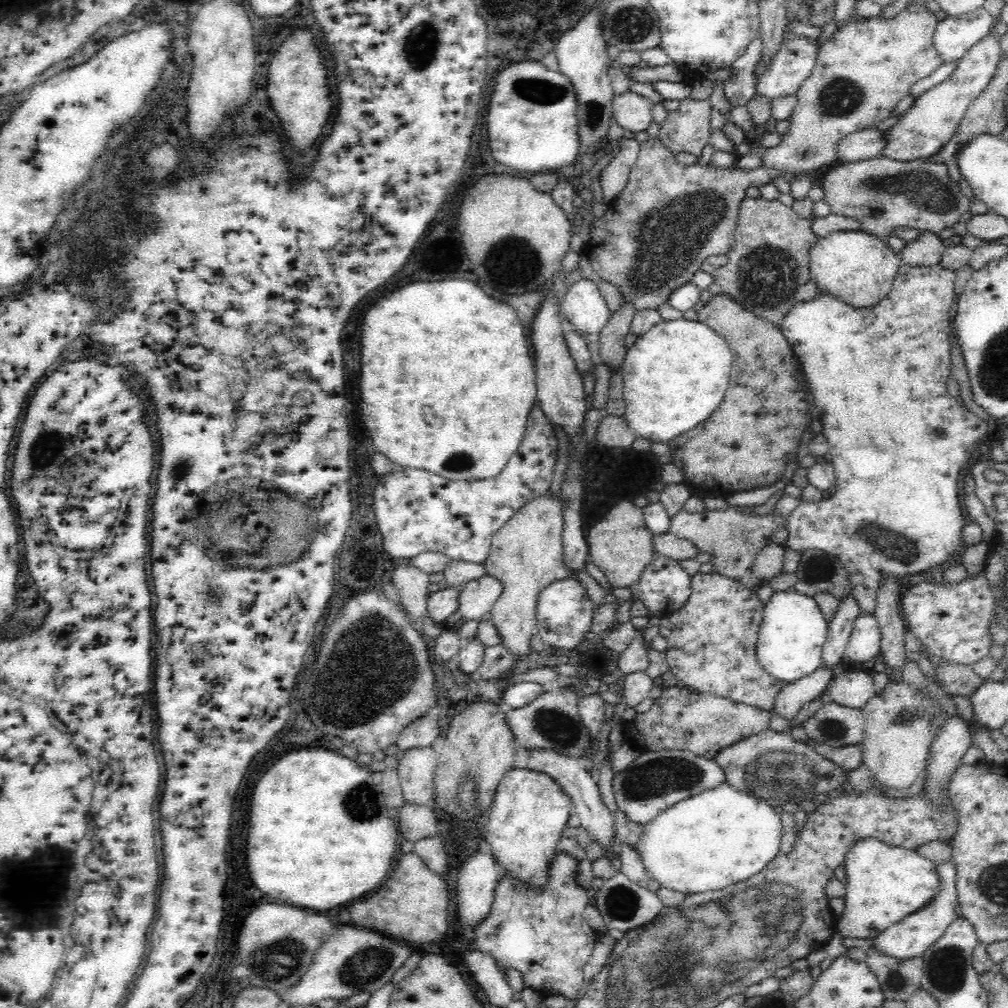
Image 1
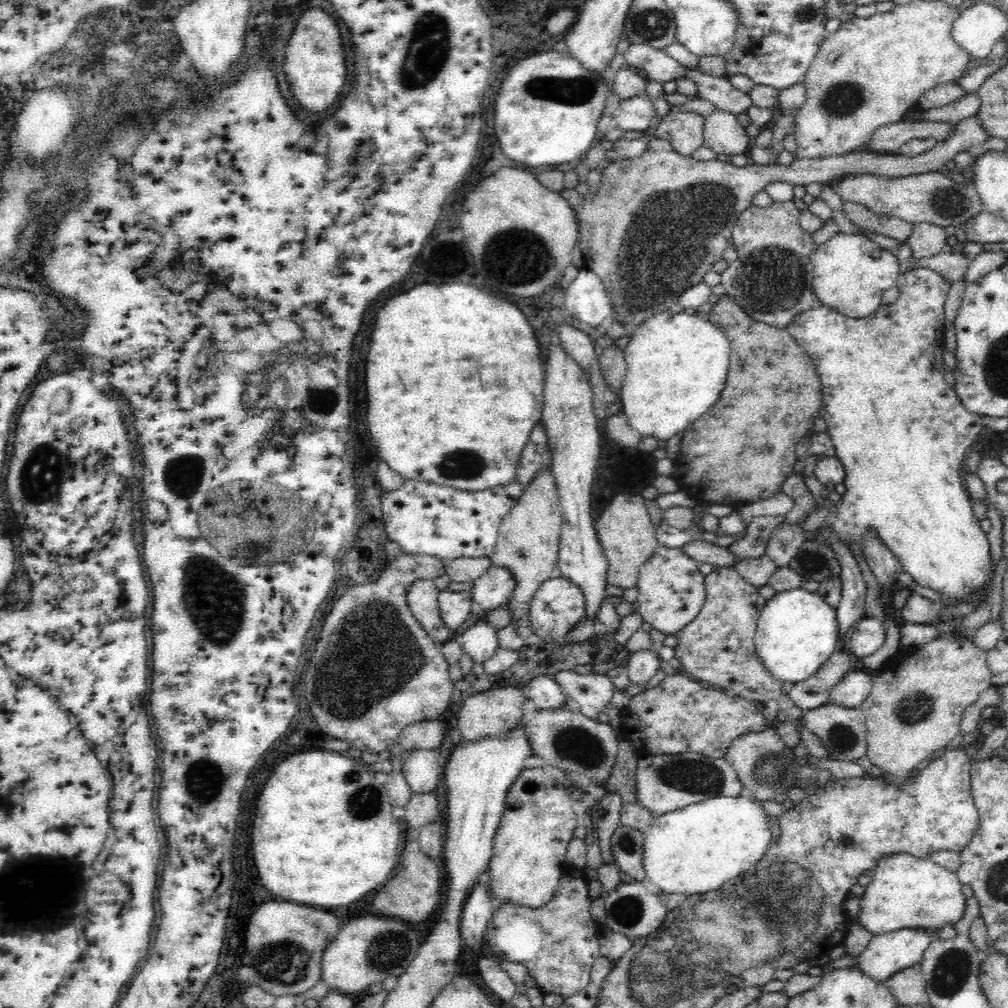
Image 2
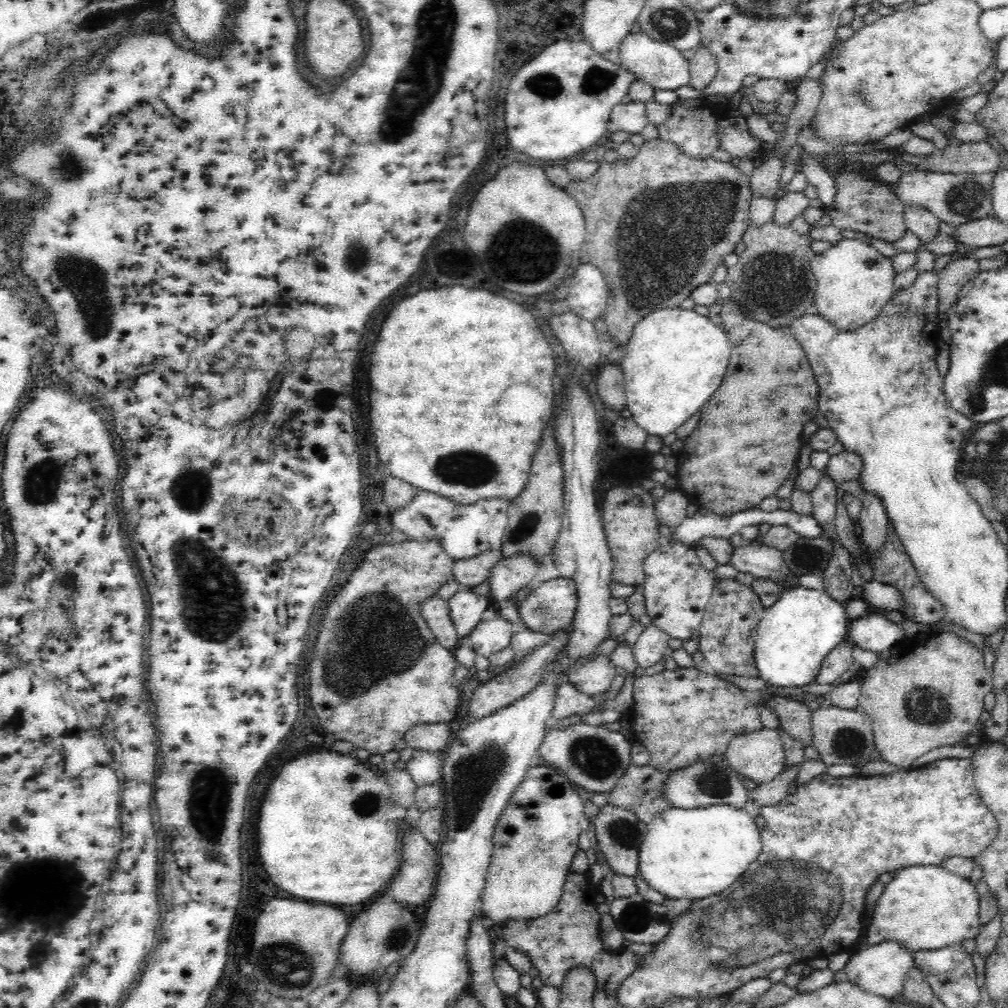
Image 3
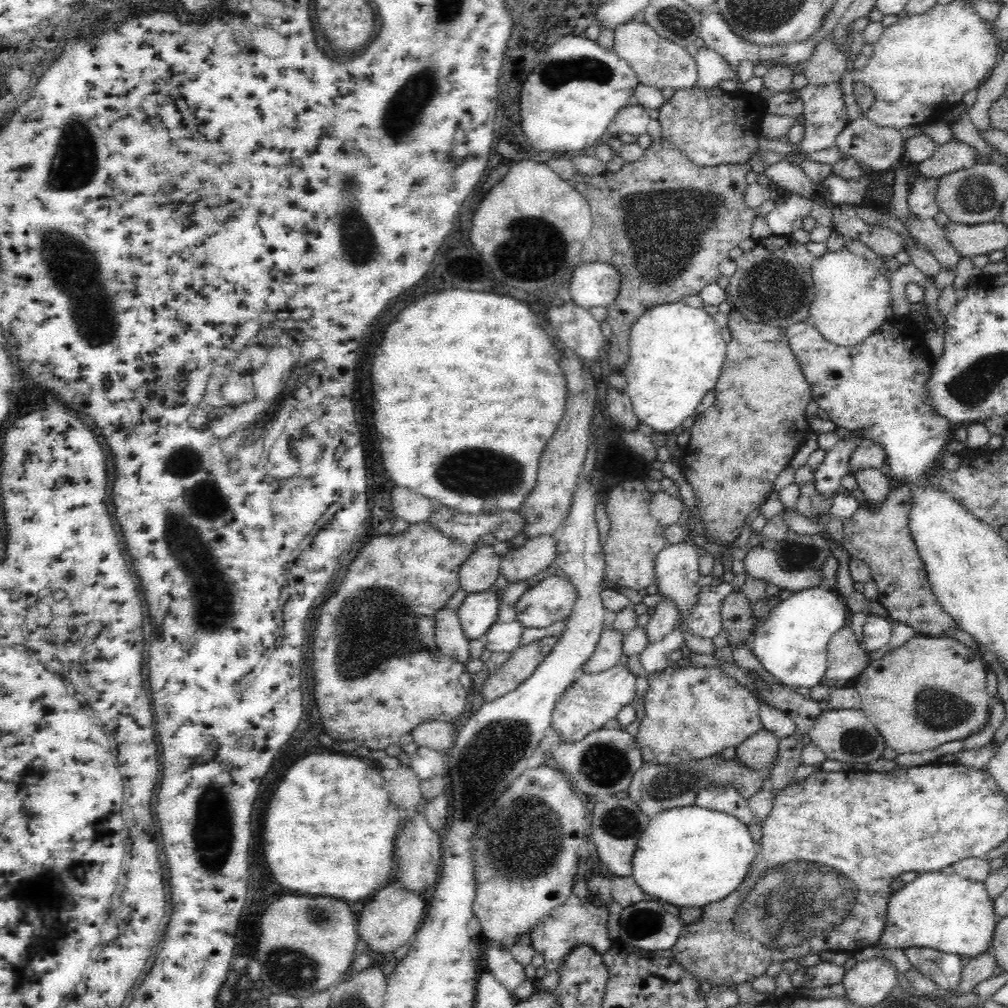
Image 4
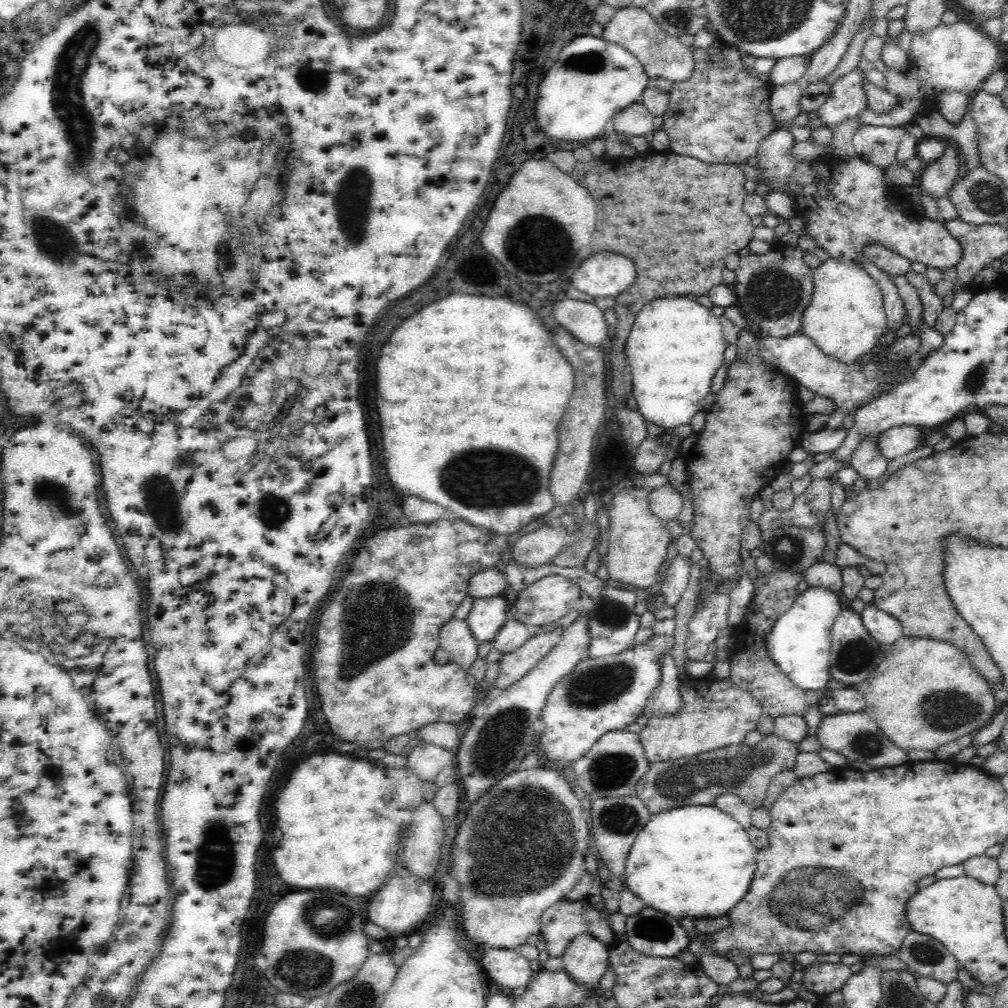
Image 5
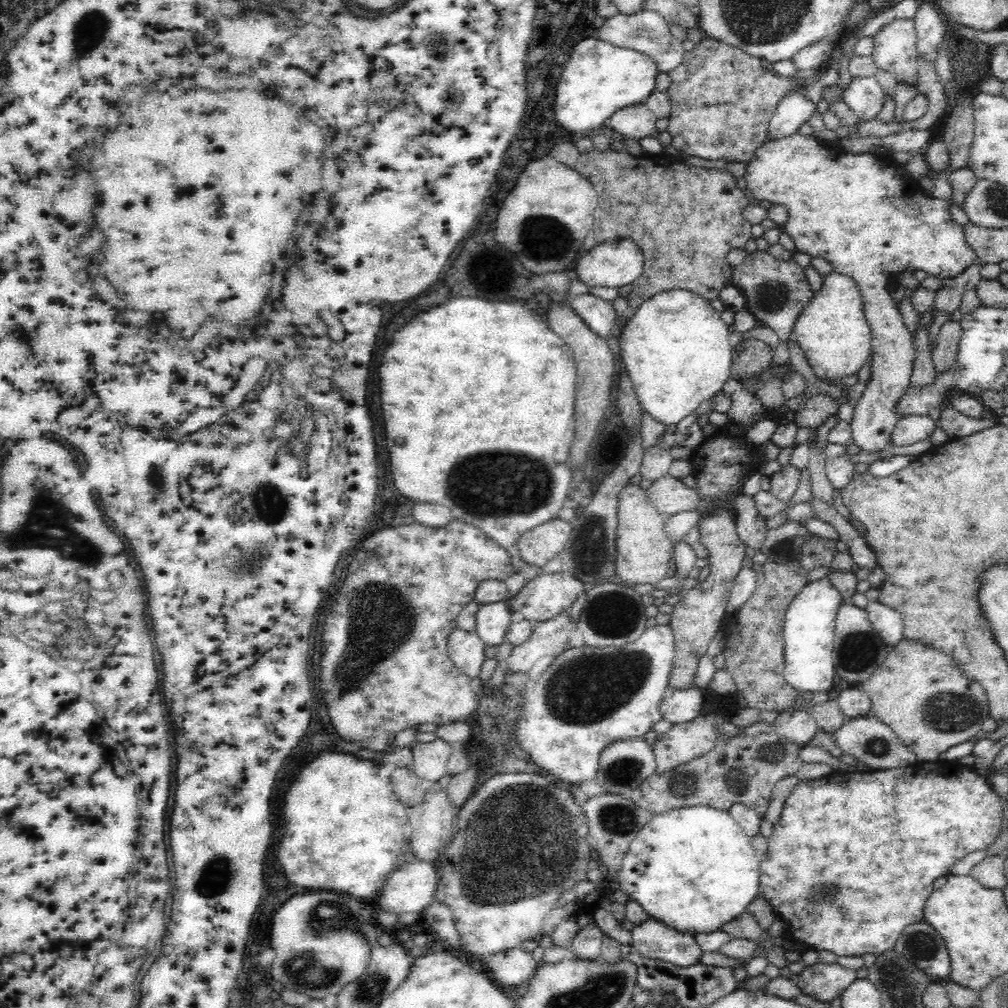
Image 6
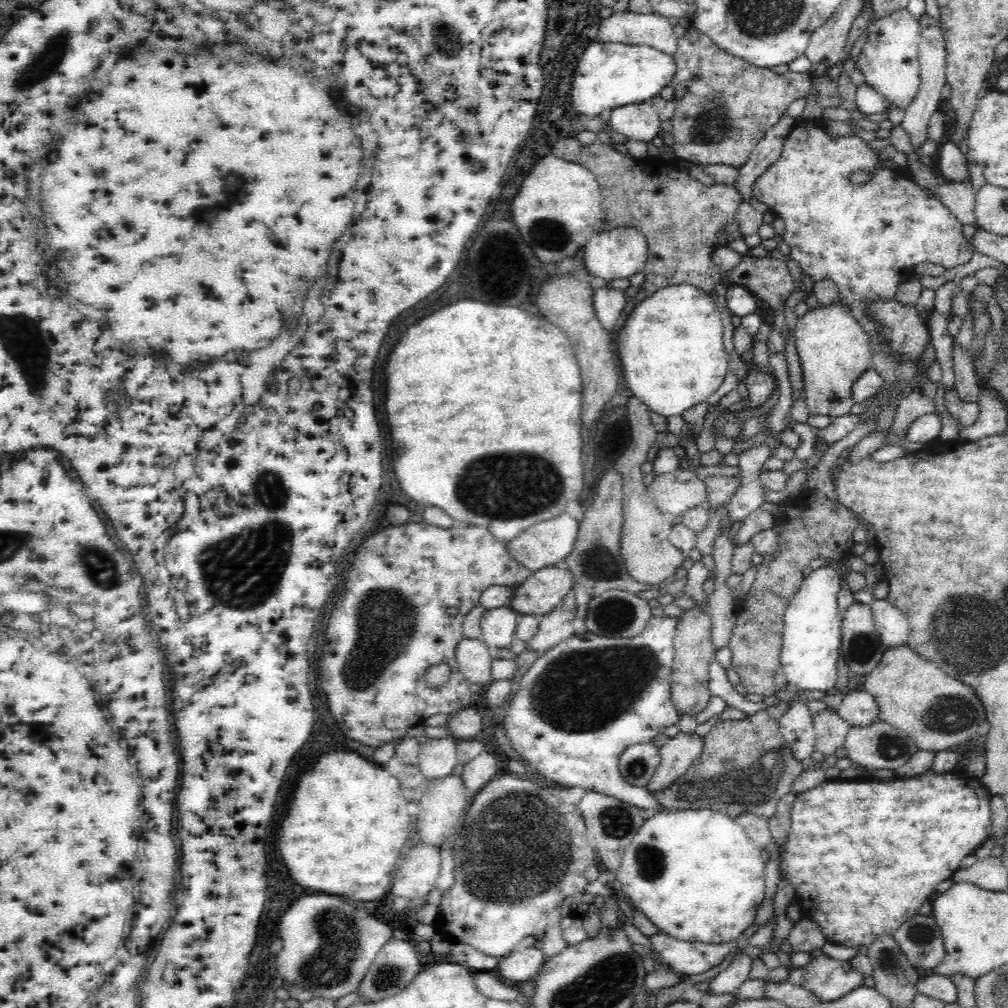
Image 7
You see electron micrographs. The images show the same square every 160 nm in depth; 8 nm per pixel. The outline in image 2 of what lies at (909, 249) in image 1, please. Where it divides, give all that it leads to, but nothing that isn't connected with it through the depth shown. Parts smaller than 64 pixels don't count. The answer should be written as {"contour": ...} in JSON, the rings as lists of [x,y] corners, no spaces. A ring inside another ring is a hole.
{"contour":[[[928,222],[913,225],[912,234],[905,240],[911,248],[910,259],[915,261],[938,254],[947,241],[944,227]]]}

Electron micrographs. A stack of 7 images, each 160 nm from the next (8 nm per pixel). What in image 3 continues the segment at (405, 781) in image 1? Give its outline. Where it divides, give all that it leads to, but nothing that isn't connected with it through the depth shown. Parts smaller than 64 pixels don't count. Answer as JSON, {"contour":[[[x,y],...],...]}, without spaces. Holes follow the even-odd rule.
{"contour":[[[414,749],[405,769],[417,786],[438,783],[443,777],[441,773],[443,769],[442,754]]]}

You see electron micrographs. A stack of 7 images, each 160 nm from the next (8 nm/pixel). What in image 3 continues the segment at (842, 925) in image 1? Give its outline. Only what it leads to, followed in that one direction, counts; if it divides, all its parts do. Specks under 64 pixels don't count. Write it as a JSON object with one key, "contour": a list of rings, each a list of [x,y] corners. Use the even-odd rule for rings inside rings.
{"contour":[[[939,865],[908,866],[892,873],[894,874],[892,880],[885,884],[876,901],[864,947],[892,940],[902,943],[912,952],[937,950],[952,944],[961,944],[966,938],[975,939],[979,934],[981,931],[978,923],[979,896],[974,884],[956,874],[950,874]]]}

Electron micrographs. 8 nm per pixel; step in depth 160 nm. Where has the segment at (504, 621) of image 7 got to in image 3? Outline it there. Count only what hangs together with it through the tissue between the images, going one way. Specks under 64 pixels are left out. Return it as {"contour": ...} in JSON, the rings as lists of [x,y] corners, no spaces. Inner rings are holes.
{"contour":[[[468,588],[459,590],[446,600],[448,613],[460,640],[469,634],[477,622],[480,622],[480,614],[488,609],[490,601],[488,596],[478,596]]]}

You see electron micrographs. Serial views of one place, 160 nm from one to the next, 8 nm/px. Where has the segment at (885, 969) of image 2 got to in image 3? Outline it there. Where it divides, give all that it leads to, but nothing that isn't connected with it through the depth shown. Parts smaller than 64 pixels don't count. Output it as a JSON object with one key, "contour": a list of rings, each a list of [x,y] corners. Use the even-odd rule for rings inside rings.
{"contour":[[[888,940],[860,948],[855,952],[850,951],[848,961],[844,966],[848,980],[864,989],[866,992],[878,994],[886,998],[898,999],[902,992],[902,984],[908,971],[915,967],[914,952],[904,947],[898,941]]]}

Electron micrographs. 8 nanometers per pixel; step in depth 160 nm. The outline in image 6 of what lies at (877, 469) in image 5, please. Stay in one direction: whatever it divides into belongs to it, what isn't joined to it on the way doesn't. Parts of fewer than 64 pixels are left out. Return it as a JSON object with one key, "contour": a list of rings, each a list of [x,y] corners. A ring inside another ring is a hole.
{"contour":[[[794,133],[784,138],[766,138],[748,162],[741,182],[752,201],[768,200],[786,207],[788,220],[782,228],[793,238],[796,250],[829,260],[836,272],[852,278],[859,286],[864,314],[872,327],[872,373],[868,388],[854,406],[851,442],[862,453],[875,455],[883,451],[898,424],[895,405],[911,382],[915,360],[913,336],[904,325],[902,315],[888,290],[904,270],[925,270],[928,275],[941,279],[953,278],[964,272],[974,262],[976,255],[964,238],[962,225],[956,224],[950,217],[947,199],[937,199],[922,191],[910,190],[896,169],[878,160],[876,155],[826,148],[814,135]]]}

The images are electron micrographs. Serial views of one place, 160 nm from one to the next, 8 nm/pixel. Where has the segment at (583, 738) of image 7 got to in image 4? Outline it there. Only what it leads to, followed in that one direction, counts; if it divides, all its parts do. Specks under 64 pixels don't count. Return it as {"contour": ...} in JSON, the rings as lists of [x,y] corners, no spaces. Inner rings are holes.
{"contour":[[[626,664],[596,674],[584,672],[558,697],[551,716],[551,726],[561,736],[561,740],[574,742],[584,738],[592,730],[602,728],[608,720],[615,718],[622,706],[630,705],[636,693],[636,676],[630,674]]]}

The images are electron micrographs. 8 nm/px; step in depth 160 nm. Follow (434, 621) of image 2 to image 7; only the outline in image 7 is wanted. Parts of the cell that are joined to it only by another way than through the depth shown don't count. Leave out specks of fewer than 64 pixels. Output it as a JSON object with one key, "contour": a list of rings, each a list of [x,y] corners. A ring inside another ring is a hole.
{"contour":[[[462,636],[455,650],[458,670],[467,681],[478,685],[490,683],[492,656],[482,640]]]}

